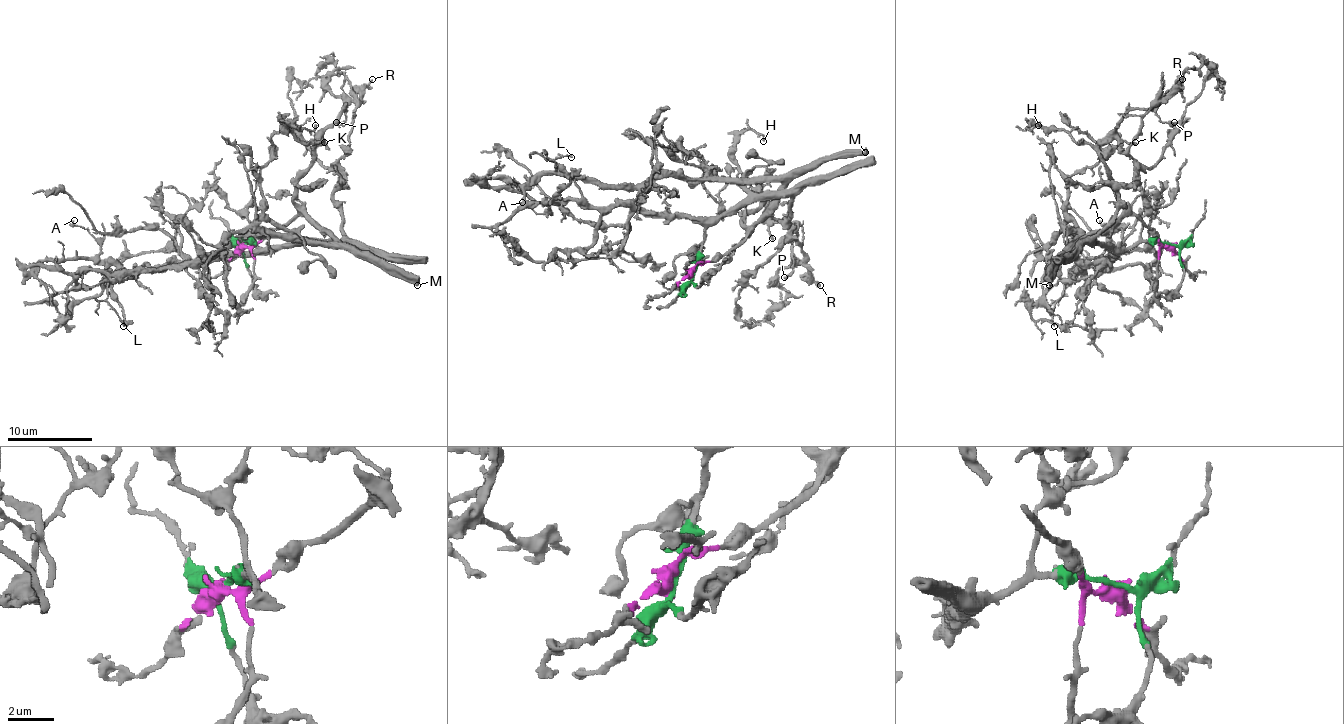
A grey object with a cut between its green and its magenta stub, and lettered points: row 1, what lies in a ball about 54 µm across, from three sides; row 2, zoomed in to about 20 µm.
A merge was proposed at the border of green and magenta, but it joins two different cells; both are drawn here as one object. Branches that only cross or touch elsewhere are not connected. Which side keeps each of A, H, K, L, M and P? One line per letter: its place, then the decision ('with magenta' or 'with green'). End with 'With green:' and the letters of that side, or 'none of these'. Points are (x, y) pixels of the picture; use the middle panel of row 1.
A: at (522, 202); with green
H: at (763, 141); with magenta
K: at (772, 238); with magenta
L: at (571, 157); with magenta
M: at (865, 152); with magenta
P: at (784, 277); with magenta
With green: A

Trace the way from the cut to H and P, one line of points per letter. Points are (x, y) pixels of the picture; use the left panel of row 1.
H: (244, 245), (257, 245), (297, 214), (295, 182), (314, 146), (303, 144), (286, 127), (312, 131), (316, 124)
P: (244, 245), (257, 245), (297, 214), (295, 182), (310, 165), (314, 146), (344, 110), (346, 120), (335, 122)

